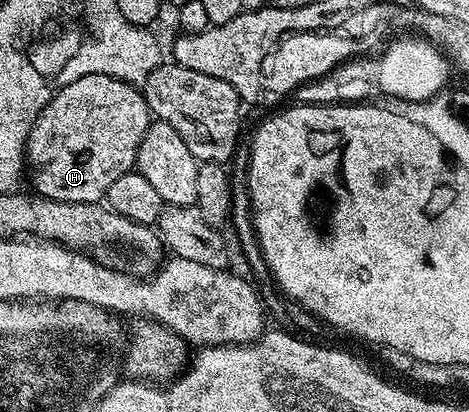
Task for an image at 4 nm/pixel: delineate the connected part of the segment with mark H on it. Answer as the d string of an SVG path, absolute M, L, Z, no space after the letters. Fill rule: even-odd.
M85 74L85 78L69 82L39 111L35 125L27 134L25 164L29 169L29 180L31 176L35 183L34 191L48 200L100 203L106 197L109 186L113 186L121 174L135 168L139 147L152 122L151 108L136 85L127 84L109 74Z

